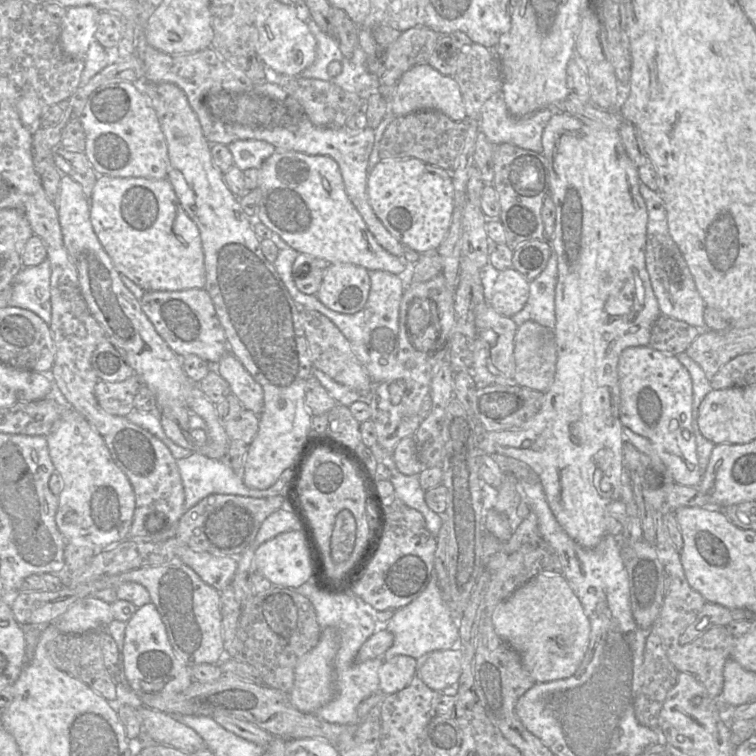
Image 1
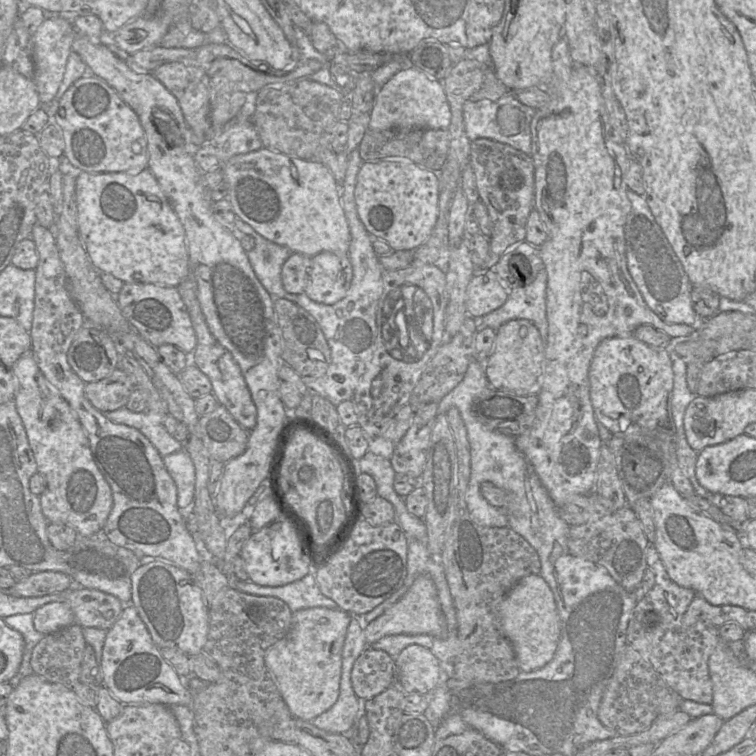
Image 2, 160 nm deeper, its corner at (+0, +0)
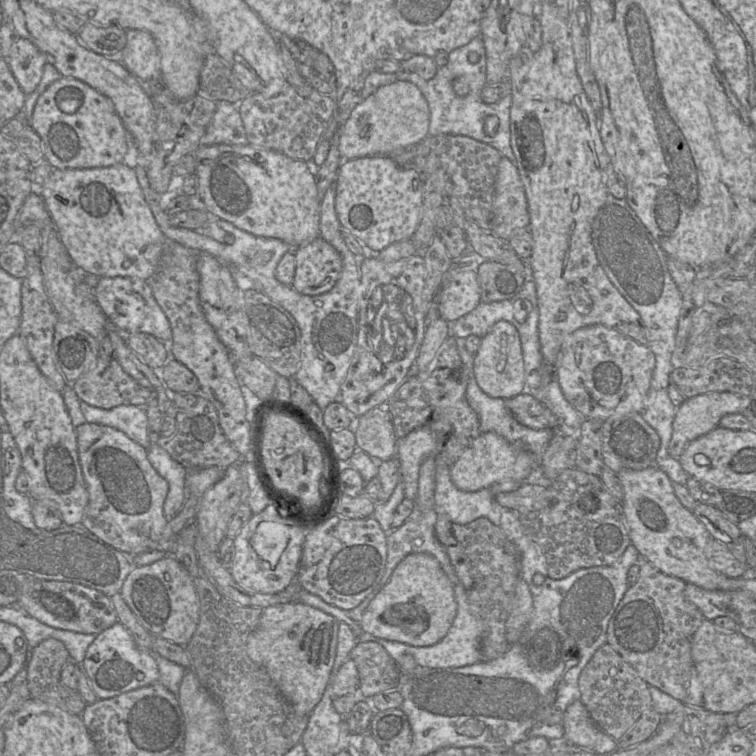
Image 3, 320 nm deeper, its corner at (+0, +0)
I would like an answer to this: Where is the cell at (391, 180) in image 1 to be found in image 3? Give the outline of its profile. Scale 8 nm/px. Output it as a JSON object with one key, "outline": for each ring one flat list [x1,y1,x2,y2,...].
{"outline":[[389,156,360,157,339,166,335,183,335,211,341,226,372,251,381,252,393,243,413,237,422,219,423,210,424,182,418,171,403,168]]}

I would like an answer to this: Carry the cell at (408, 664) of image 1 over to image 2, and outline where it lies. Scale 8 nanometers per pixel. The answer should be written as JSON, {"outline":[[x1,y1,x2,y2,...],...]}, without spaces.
{"outline":[[366,647,353,664,351,685,358,698,371,699,396,680,396,660,381,649]]}

